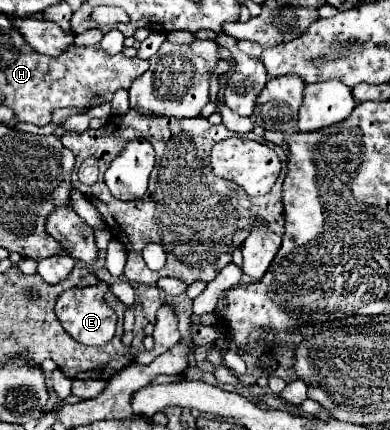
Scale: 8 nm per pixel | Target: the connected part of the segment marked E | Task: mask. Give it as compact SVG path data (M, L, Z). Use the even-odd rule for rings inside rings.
M98 282L96 286L88 286L88 288L64 290L56 298L56 306L54 306L56 318L76 342L86 346L102 346L112 340L116 330L116 312L104 302L104 294L108 292L108 288L110 286L106 282Z

